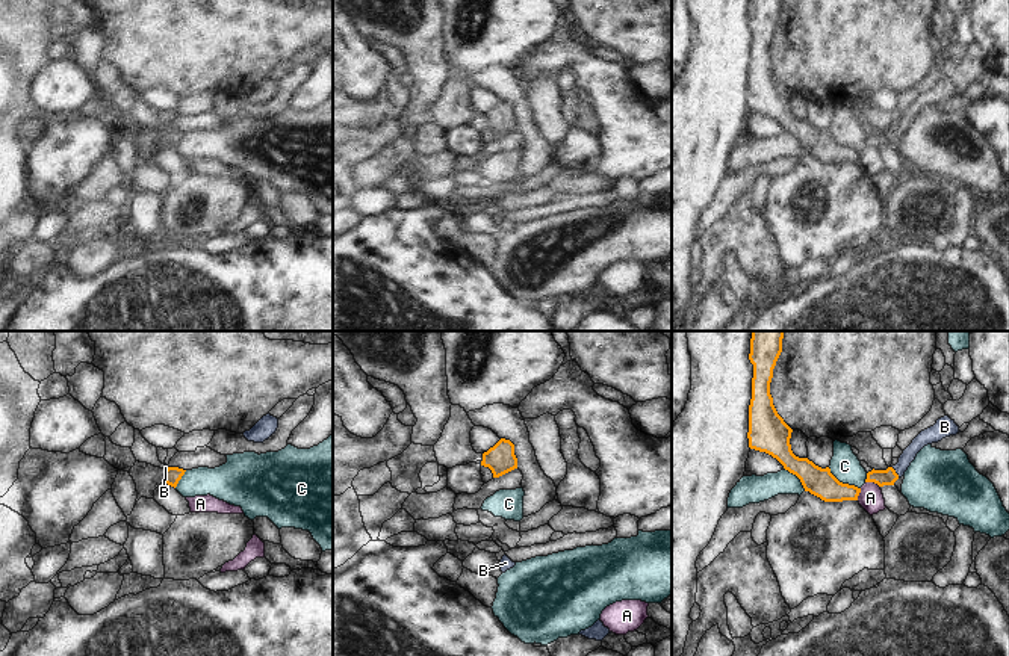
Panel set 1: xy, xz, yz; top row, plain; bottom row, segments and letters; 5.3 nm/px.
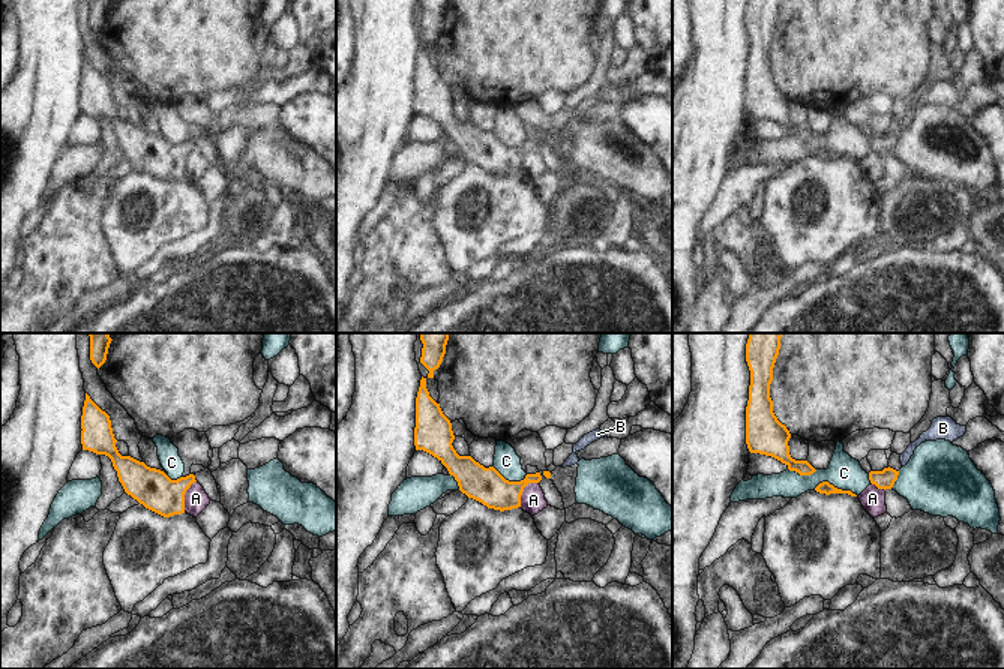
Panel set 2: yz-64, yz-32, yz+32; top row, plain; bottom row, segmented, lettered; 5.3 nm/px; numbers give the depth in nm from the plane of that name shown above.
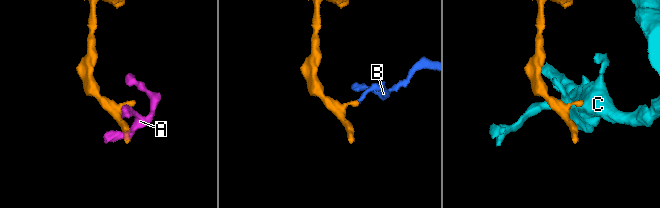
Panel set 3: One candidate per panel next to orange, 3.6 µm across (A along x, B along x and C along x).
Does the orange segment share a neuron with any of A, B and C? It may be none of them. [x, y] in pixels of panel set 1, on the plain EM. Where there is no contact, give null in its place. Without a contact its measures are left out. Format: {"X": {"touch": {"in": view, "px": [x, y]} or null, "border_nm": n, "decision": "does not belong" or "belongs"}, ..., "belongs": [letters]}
{"A": {"touch": {"in": "yz", "px": [873, 142]}, "border_nm": 90, "decision": "does not belong"}, "B": {"touch": {"in": "yz", "px": [894, 133]}, "border_nm": 70, "decision": "belongs"}, "C": {"touch": {"in": "yz", "px": [841, 144]}, "border_nm": 200, "decision": "does not belong"}, "belongs": ["B"]}

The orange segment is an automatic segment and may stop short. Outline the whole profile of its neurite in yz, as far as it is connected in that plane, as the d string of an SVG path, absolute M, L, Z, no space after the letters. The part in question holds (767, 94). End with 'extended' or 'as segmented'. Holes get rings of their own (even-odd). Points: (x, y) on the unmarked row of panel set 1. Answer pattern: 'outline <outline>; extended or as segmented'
outline M750 0L749 21L753 26L752 60L749 67L749 109L776 119L796 136L805 153L824 163L858 162L861 150L840 144L830 130L821 130L808 119L793 115L793 91L778 76L770 56L773 30L782 14L782 0Z; as segmented

